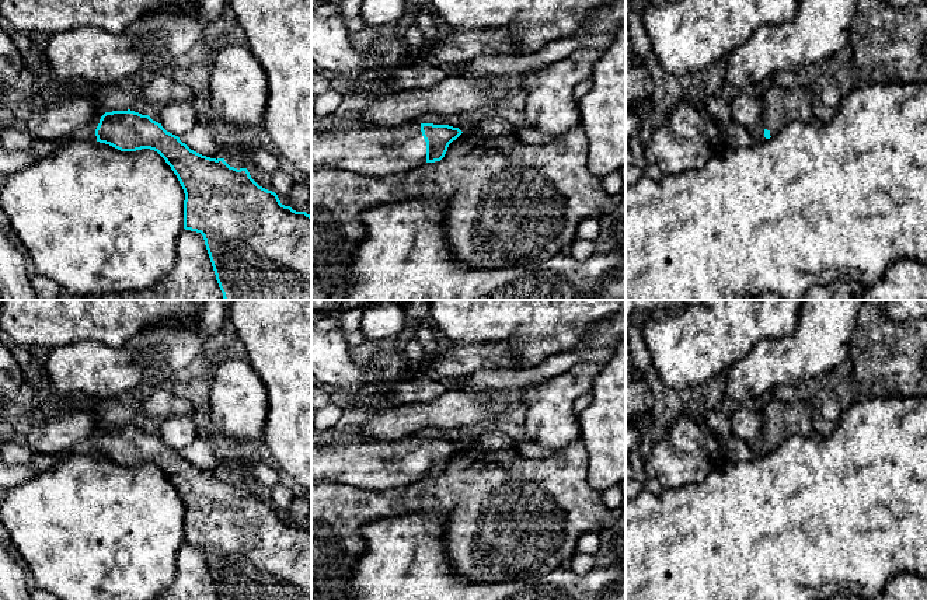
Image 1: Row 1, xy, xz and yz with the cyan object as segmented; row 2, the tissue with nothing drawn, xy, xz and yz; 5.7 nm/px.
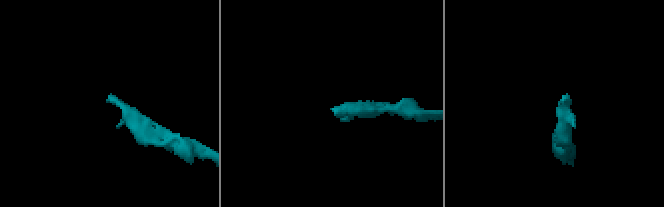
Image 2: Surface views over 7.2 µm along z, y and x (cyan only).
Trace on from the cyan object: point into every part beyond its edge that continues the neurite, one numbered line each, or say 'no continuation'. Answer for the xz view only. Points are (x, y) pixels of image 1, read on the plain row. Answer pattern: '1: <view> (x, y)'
1: xz (373, 466)

